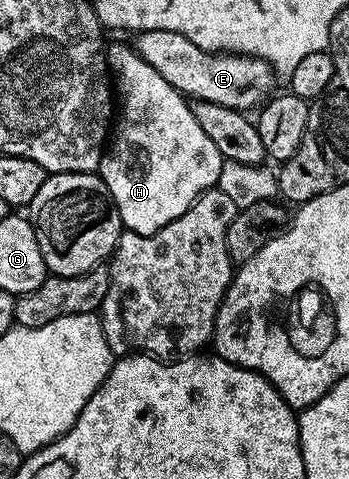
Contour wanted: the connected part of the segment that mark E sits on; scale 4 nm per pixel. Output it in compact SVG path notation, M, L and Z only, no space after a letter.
M144 29L133 40L132 48L135 53L142 56L144 63L148 63L148 67L160 71L162 78L177 93L181 93L194 101L220 103L224 107L251 111L250 109L254 108L257 110L275 92L276 74L274 67L259 57L243 57L241 53L209 53L200 47L196 47L196 43L192 43L192 39L188 39L176 31L164 31L163 29Z

